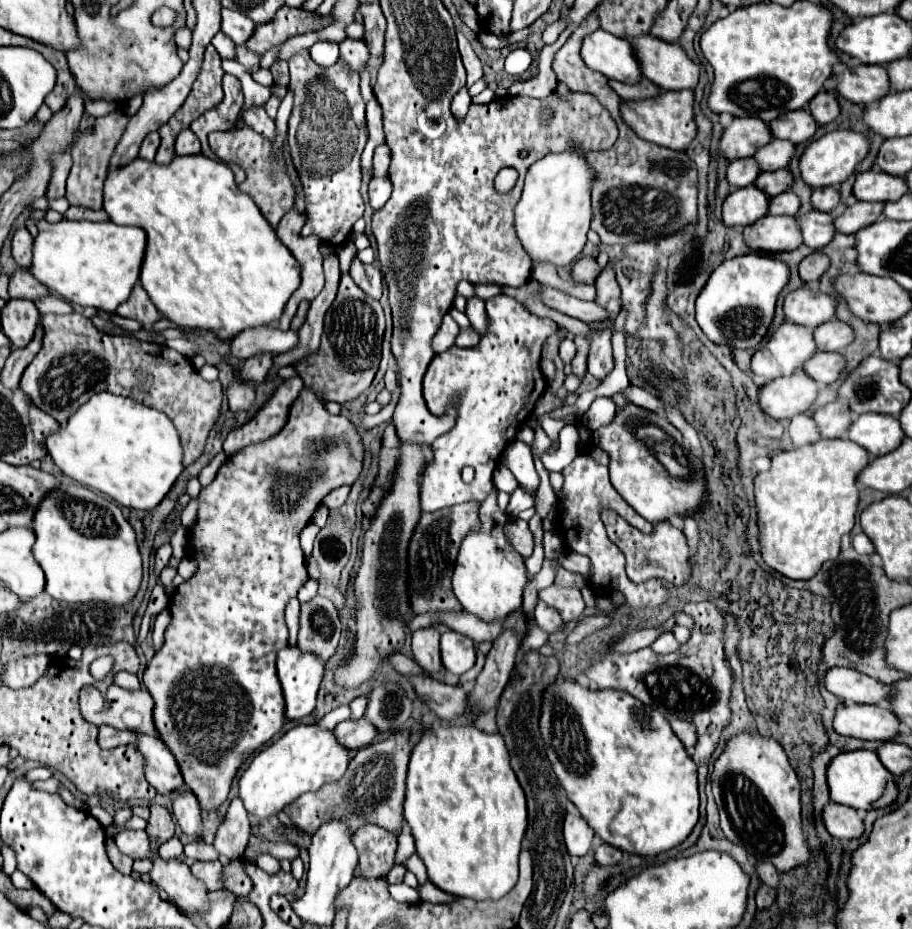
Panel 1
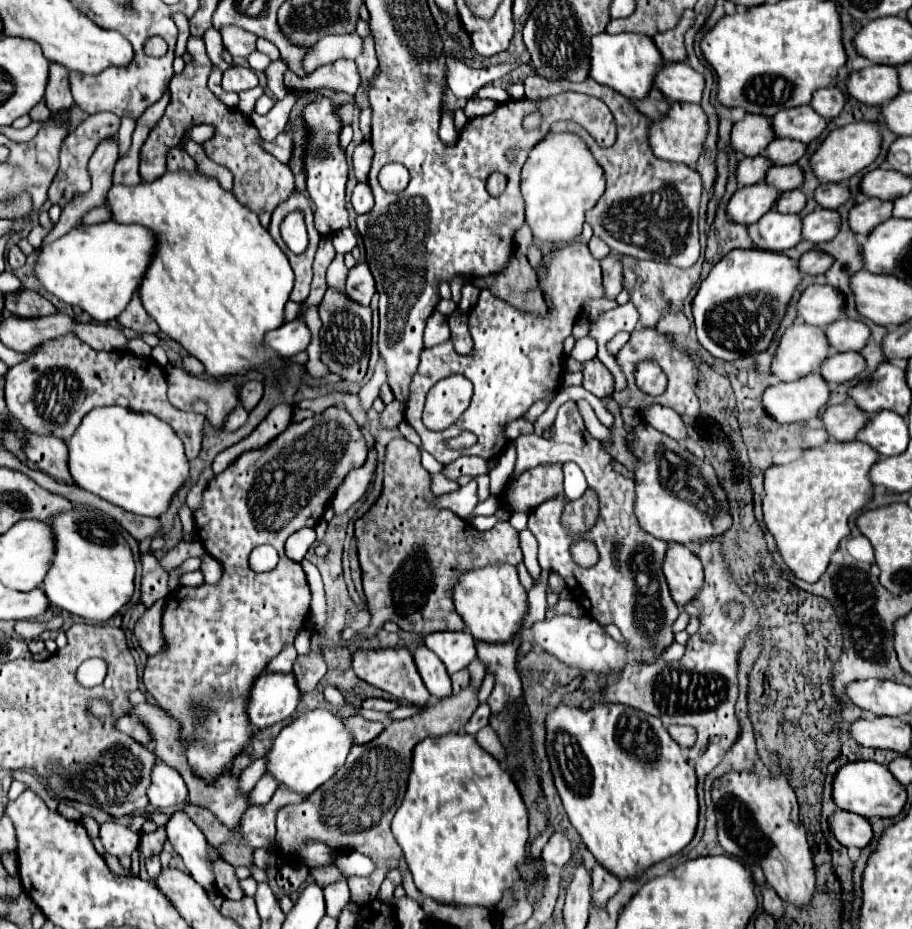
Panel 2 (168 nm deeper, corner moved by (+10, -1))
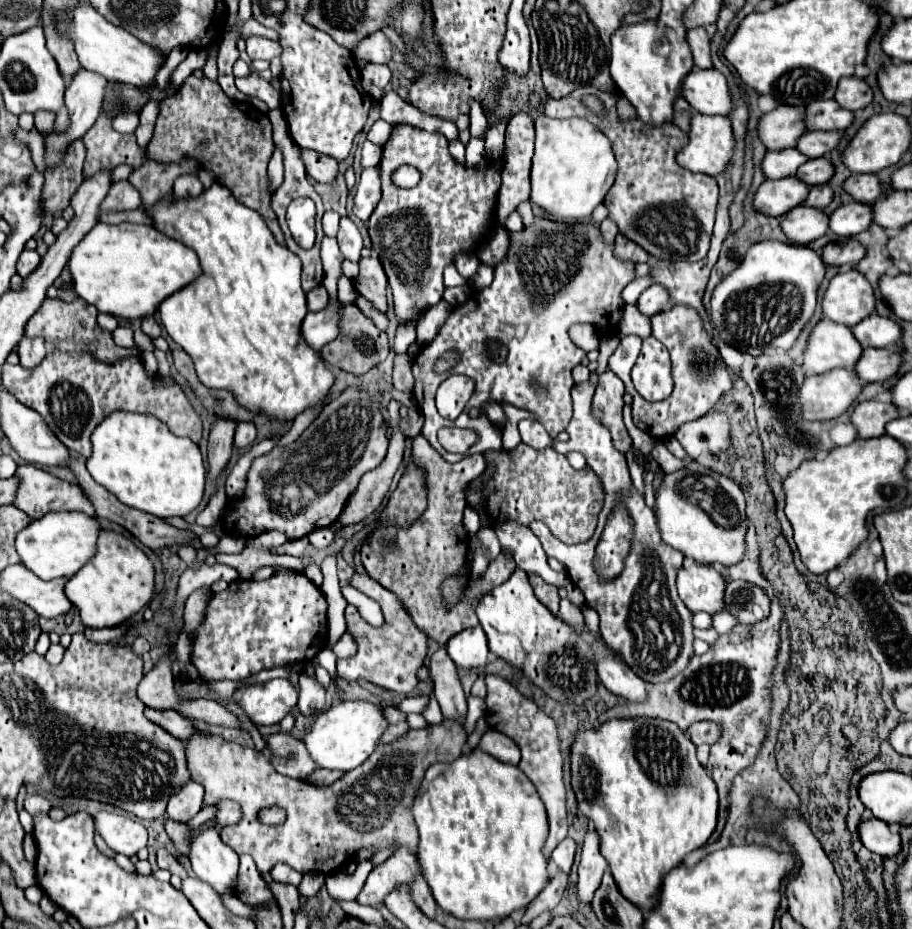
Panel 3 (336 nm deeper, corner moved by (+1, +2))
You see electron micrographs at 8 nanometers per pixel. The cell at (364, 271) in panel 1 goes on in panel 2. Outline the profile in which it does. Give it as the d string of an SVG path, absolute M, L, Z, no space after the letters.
M357 263L347 277L347 295L359 305L367 307L375 293L375 281L367 263Z

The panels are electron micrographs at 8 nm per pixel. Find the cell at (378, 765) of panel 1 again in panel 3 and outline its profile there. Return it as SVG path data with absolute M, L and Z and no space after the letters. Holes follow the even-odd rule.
M444 718L442 724L436 724L436 726L430 724L420 730L410 730L406 736L398 738L398 742L378 744L374 754L370 754L370 758L362 766L346 772L334 784L320 786L320 788L304 780L294 780L290 776L278 774L274 766L270 766L268 748L258 752L254 748L240 746L236 742L226 742L222 736L204 734L204 732L192 734L184 744L186 744L186 762L188 762L190 776L192 780L200 782L206 788L204 802L216 804L220 800L230 798L238 802L242 808L242 820L234 826L226 826L220 830L220 838L224 844L228 844L236 854L250 854L260 872L270 872L270 868L276 862L284 862L300 874L308 874L308 872L330 874L330 872L340 870L362 848L372 848L374 854L386 848L398 850L400 846L414 850L418 846L418 832L410 816L410 806L424 778L424 772L432 762L454 762L464 752L466 738L468 734L466 734L464 722L454 722L454 720ZM274 804L286 810L288 822L284 822L282 826L264 826L258 820L258 812Z

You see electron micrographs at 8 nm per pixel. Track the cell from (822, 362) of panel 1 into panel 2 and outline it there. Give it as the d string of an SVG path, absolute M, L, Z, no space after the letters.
M849 351L849 353L835 353L831 355L823 365L821 365L821 375L825 377L827 383L839 385L845 381L855 379L865 371L865 359L861 353Z

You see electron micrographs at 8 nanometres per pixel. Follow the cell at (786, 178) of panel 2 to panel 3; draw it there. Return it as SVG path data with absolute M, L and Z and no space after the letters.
M814 158L814 160L808 160L804 162L798 172L796 172L796 178L800 178L804 184L808 186L816 186L816 184L826 184L834 174L834 168L830 164L828 158Z

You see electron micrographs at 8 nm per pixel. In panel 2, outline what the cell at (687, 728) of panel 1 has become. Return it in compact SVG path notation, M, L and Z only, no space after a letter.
M673 725L673 727L669 727L669 735L671 735L671 737L679 743L679 747L683 747L683 749L693 747L693 745L695 745L695 739L697 739L697 733L695 733L693 727L677 727L677 725Z

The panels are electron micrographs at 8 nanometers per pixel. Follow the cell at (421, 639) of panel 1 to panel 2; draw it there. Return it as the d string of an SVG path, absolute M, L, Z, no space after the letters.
M425 645L415 651L415 665L421 673L425 687L435 699L443 699L451 695L451 679L449 679L449 673L445 671L445 665Z

